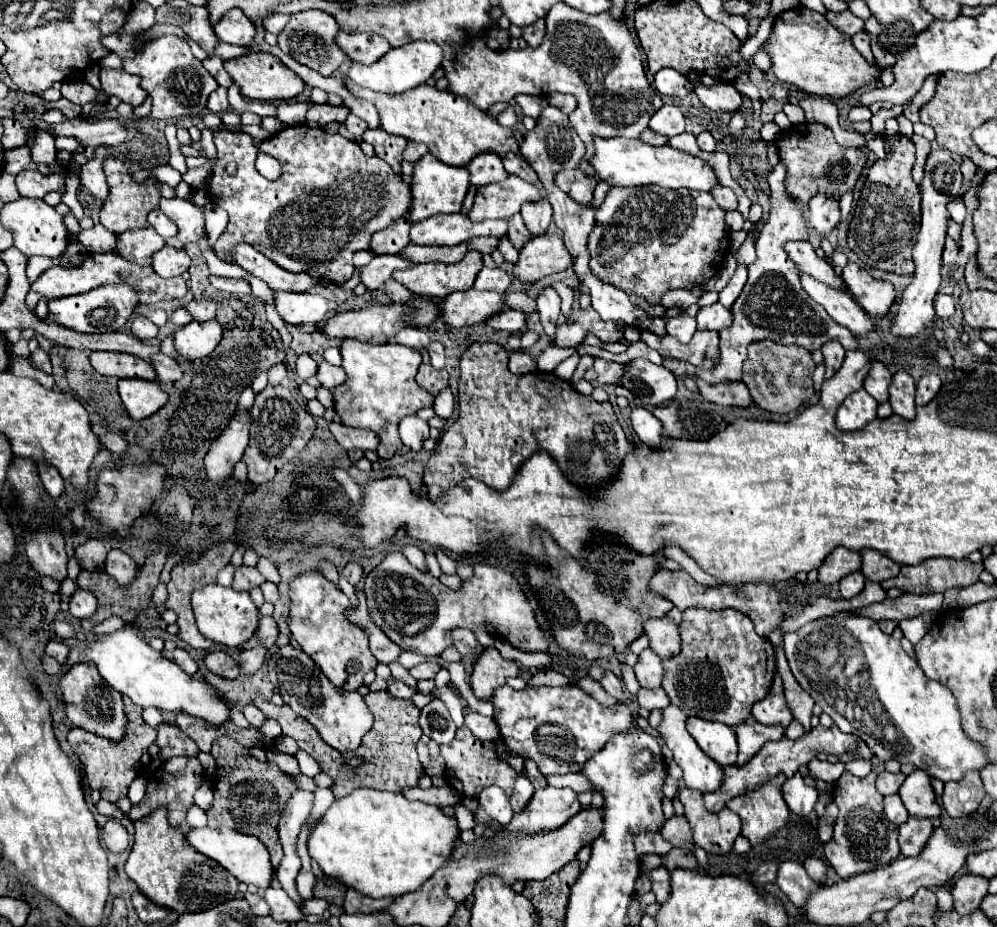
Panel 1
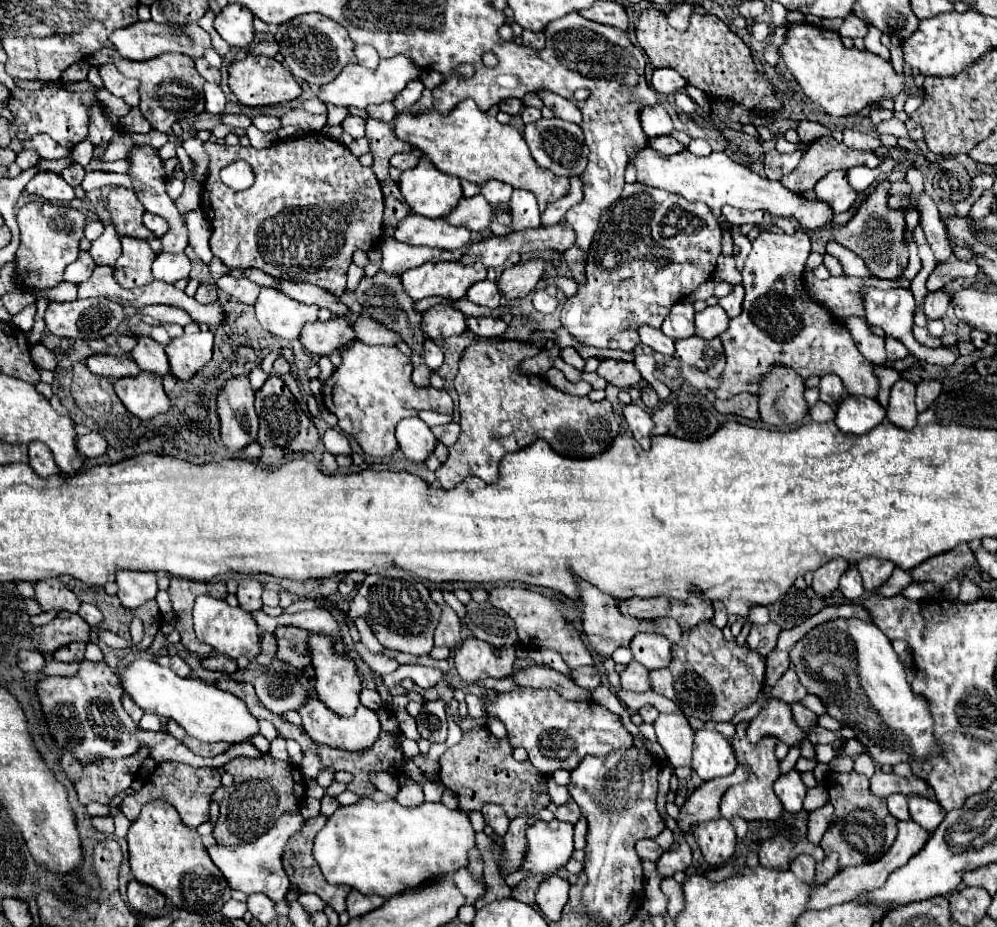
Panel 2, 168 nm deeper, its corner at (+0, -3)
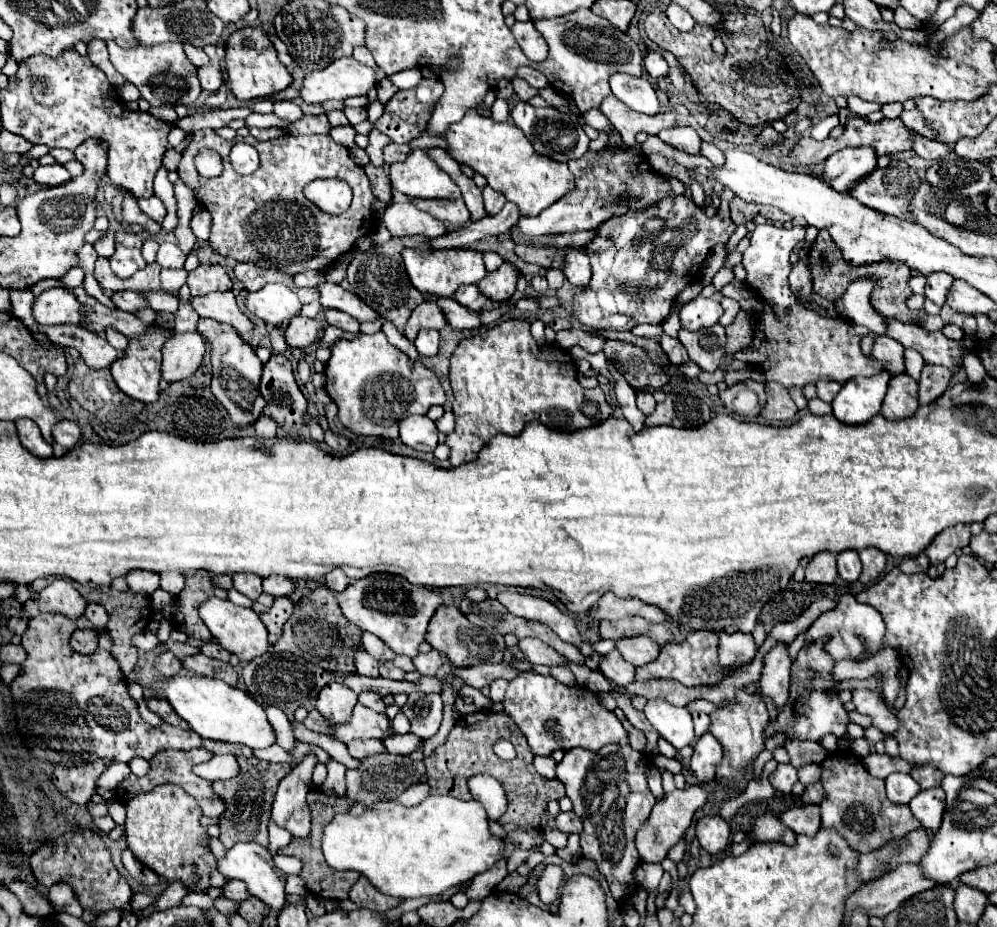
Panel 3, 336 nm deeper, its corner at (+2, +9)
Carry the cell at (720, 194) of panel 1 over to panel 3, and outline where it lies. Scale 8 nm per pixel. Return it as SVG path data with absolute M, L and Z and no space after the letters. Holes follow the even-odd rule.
M736 196L730 200L730 214L732 214L734 224L746 224L748 220L754 220L760 212L762 212L762 206L758 206L758 204L744 202Z

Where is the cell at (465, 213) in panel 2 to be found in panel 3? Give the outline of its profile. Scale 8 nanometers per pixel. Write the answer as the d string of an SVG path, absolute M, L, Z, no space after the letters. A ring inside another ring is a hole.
M410 198L412 204L416 204L420 210L444 220L444 222L450 222L450 224L456 224L456 226L464 226L470 222L470 214L468 214L468 208L464 206L464 200L458 198L458 200L418 200L418 198Z

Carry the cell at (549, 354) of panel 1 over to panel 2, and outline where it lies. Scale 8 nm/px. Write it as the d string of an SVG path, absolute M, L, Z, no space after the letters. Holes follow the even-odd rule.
M536 290L534 298L532 298L532 304L542 314L552 314L556 310L556 298L552 298L546 290Z

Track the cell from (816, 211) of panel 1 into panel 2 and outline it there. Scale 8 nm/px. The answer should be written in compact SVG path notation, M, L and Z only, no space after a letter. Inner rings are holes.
M834 170L826 174L826 178L816 184L814 194L818 200L830 204L834 214L846 212L858 200L858 192L850 186L846 170Z

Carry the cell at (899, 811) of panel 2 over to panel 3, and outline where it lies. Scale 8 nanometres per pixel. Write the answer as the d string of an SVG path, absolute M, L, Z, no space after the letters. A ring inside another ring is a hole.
M890 774L886 778L886 794L890 802L908 804L918 794L918 790L918 782L914 782L908 774Z

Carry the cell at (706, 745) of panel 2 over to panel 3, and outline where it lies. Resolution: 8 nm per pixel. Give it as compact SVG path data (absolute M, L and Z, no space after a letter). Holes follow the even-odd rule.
M710 732L702 734L694 742L694 754L690 762L692 772L698 776L698 780L712 782L716 778L716 768L720 766L720 760L722 760L720 742Z

